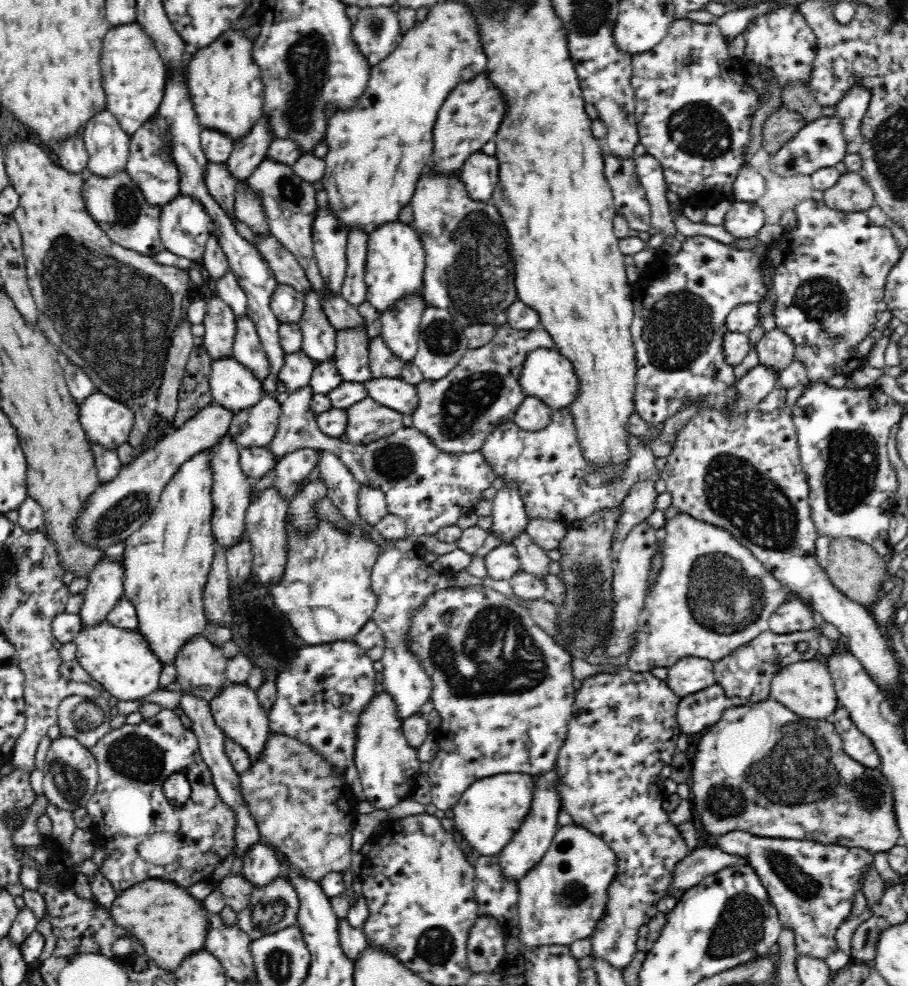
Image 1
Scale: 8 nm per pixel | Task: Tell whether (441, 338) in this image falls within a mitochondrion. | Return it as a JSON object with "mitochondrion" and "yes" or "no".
{"mitochondrion":"yes"}

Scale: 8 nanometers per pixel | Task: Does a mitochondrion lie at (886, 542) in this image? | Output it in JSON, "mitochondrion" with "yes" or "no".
{"mitochondrion":"no"}

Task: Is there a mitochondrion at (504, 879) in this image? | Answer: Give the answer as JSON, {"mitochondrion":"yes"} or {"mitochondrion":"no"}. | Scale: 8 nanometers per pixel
{"mitochondrion":"no"}

